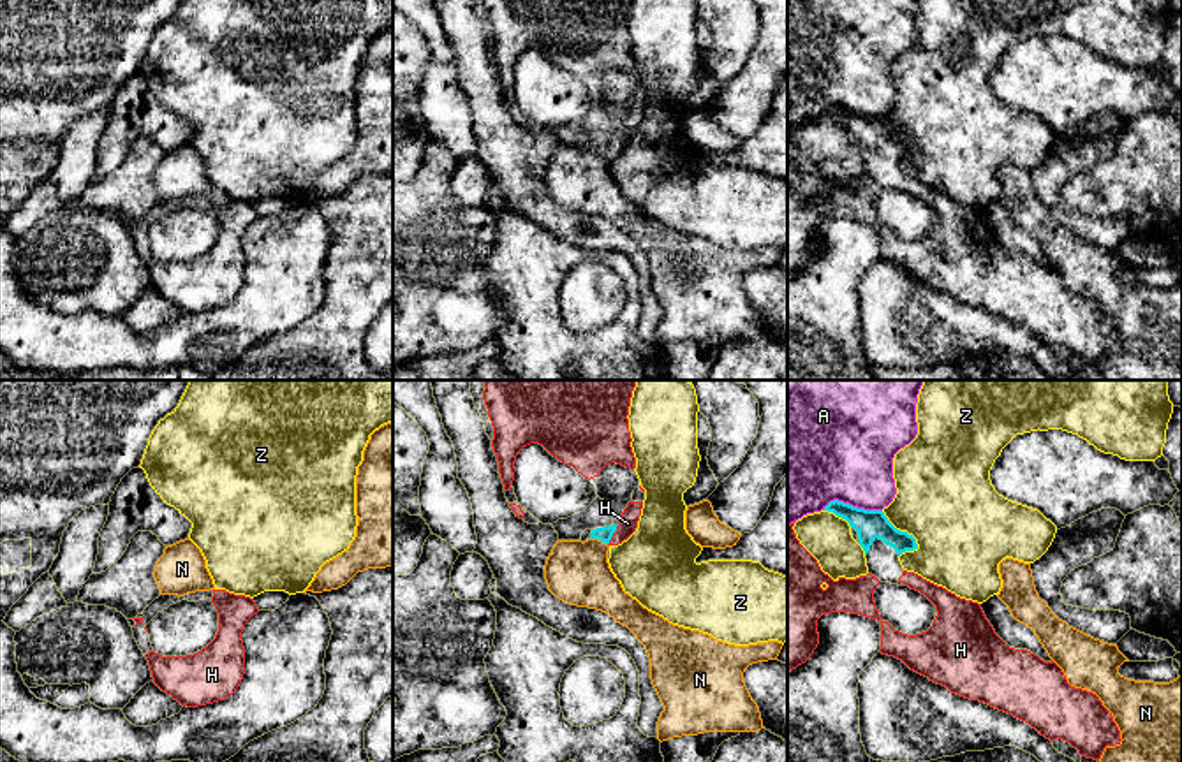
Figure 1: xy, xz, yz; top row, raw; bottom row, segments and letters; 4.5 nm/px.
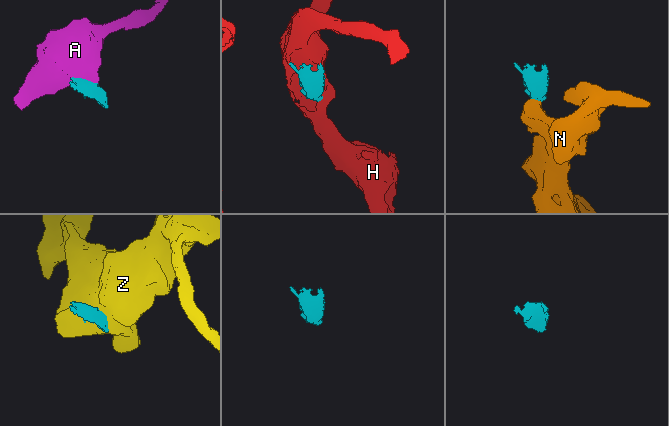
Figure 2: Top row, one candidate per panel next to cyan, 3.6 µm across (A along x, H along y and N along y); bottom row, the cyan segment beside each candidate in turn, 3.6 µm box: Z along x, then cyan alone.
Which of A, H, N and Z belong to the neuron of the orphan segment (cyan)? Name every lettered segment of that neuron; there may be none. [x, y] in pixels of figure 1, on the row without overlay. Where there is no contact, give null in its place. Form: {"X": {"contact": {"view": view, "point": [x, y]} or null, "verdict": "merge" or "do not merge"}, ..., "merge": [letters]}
{"A": {"contact": {"view": "yz", "point": [851, 111]}, "verdict": "do not merge"}, "H": {"contact": {"view": "xz", "point": [612, 141]}, "verdict": "merge"}, "N": {"contact": {"view": "xz", "point": [599, 145]}, "verdict": "do not merge"}, "Z": {"contact": {"view": "yz", "point": [902, 138]}, "verdict": "do not merge"}, "merge": ["H"]}

